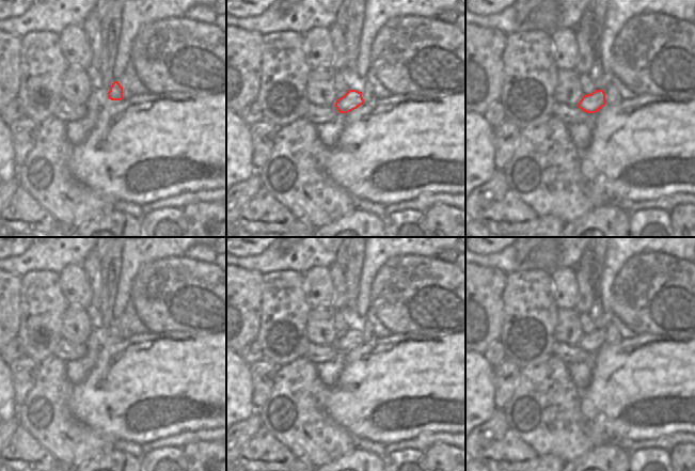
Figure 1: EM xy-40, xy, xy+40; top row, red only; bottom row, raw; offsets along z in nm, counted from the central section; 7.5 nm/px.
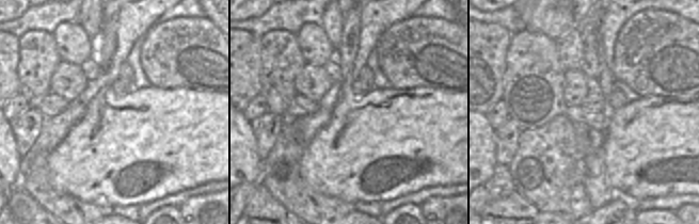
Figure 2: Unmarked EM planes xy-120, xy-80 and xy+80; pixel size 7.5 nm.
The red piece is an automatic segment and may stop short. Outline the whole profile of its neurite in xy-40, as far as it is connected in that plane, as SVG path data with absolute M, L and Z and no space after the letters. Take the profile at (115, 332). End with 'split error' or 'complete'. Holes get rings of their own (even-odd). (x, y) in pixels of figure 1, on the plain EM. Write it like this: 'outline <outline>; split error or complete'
outline M114 320L110 326L110 330L108 331L108 337L111 340L123 339L123 326L119 323L119 320Z; complete

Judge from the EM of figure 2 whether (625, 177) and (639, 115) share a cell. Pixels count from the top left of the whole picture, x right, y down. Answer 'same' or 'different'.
same

